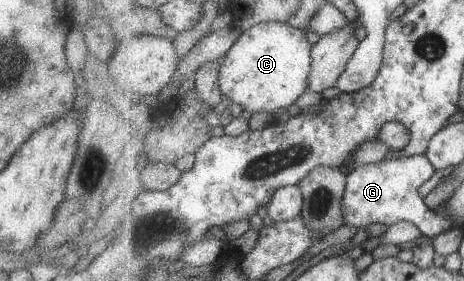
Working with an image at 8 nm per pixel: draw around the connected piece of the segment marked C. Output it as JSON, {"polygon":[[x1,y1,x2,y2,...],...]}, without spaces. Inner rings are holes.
{"polygon":[[264,22,244,31,221,65,219,84,224,96,252,113,294,109,293,102,309,88,314,45,305,32,282,22]]}

